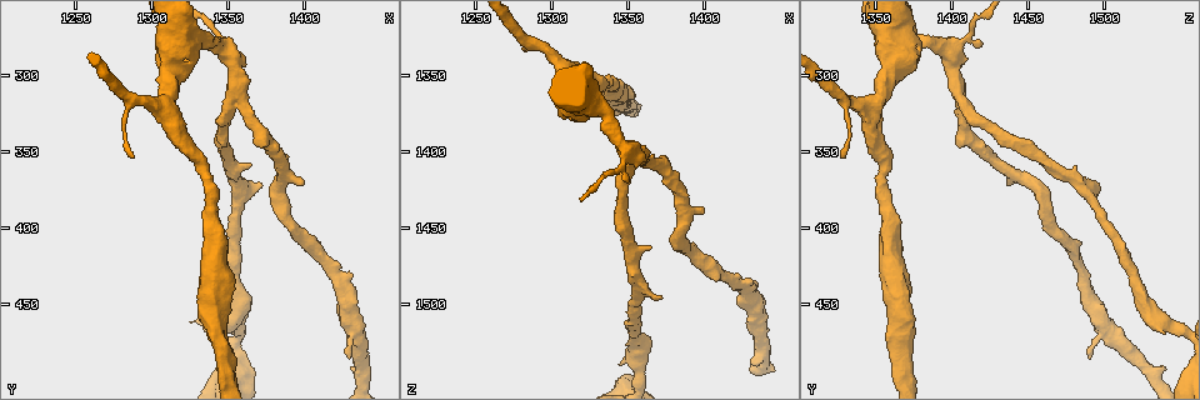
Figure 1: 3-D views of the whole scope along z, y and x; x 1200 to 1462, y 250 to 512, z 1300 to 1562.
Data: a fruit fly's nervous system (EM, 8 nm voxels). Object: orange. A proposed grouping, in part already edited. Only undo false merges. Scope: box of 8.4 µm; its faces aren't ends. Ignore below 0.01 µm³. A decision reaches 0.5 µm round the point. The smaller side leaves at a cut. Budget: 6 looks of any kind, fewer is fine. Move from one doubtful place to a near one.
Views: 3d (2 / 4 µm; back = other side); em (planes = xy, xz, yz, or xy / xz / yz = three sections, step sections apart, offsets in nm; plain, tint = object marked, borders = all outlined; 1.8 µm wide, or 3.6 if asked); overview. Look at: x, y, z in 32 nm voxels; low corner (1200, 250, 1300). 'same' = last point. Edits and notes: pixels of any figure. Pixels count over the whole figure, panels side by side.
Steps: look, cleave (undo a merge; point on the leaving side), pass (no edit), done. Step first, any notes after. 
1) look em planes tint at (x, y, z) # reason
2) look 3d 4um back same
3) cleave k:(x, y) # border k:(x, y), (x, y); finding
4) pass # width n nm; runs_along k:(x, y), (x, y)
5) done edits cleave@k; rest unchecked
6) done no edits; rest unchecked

look em 3.6um xy step 4 tint at (1326, 268, 1364) # abrupt turn

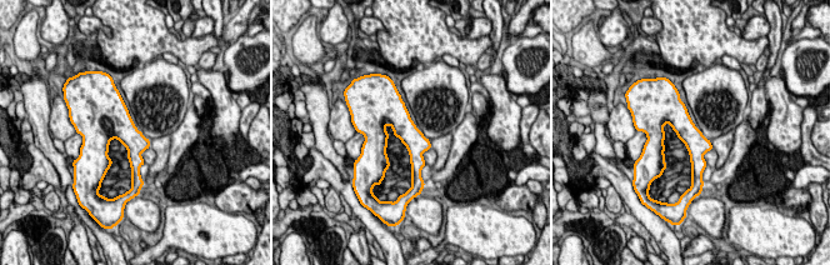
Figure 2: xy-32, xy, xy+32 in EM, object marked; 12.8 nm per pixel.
pass # width 300 nm; all the same cell

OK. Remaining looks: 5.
look em planes tint at (1352, 316, 1404) # three arms meet

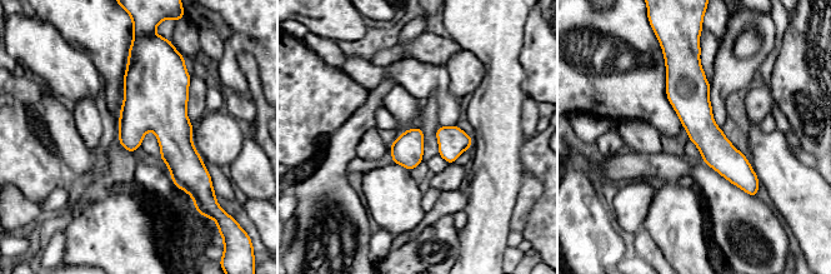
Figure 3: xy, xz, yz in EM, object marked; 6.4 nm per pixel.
pass # runs_along 3:(691, 61), (697, 121), (749, 190); one cell here

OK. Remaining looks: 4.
look em planes tint at (1342, 420, 1360) # calibre changes

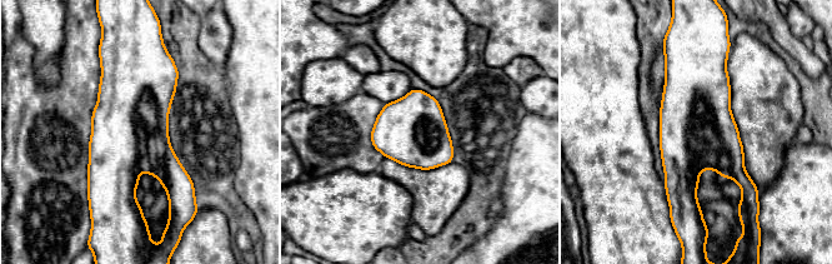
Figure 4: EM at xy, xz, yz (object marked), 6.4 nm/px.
pass # continuous, no second cell

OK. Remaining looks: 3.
done no edits; rest unchecked

